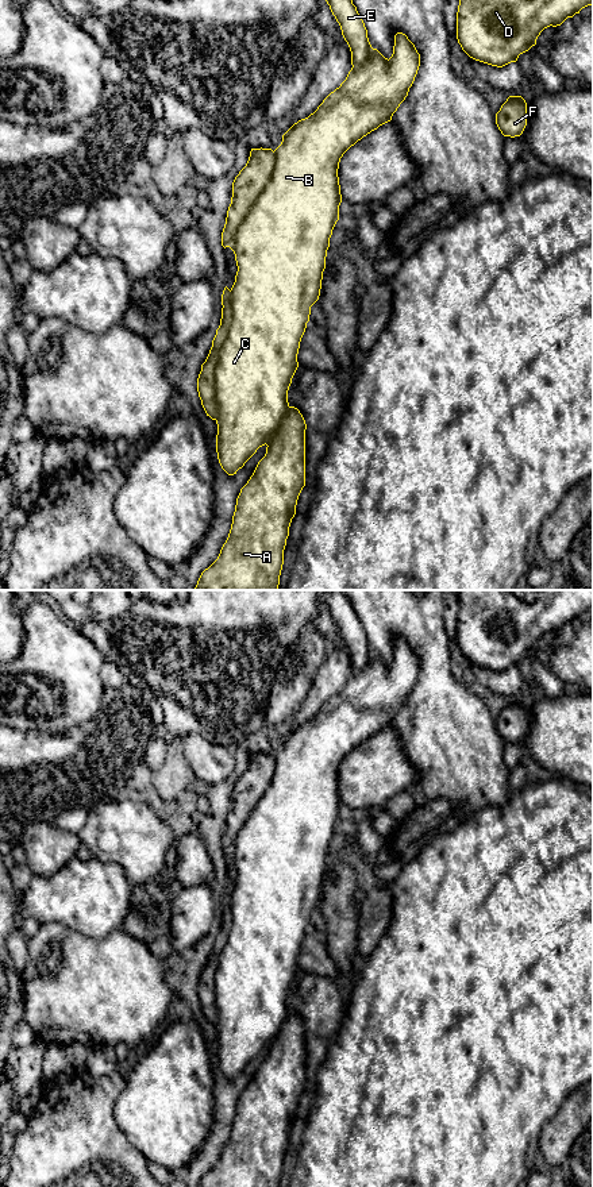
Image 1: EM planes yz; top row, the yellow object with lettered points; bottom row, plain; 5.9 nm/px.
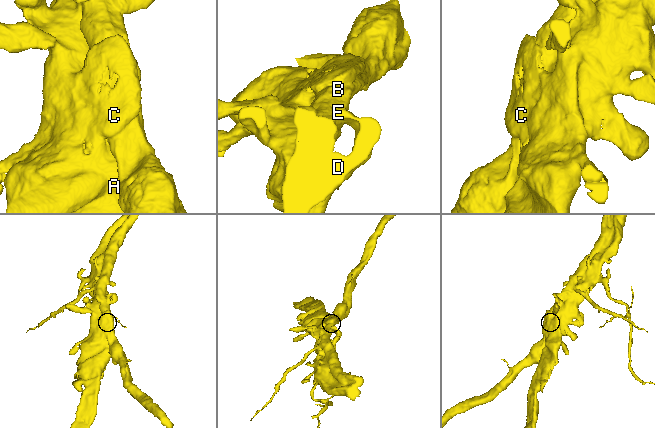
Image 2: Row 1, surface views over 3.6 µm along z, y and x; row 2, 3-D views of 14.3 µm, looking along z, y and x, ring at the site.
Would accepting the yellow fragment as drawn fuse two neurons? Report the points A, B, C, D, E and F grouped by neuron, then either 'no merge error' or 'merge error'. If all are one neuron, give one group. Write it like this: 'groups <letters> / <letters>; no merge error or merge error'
groups A B C D E F; no merge error

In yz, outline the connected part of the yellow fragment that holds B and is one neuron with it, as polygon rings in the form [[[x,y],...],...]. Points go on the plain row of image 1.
[[[327,590],[321,601],[350,652],[353,672],[340,691],[331,697],[313,718],[294,728],[282,740],[282,747],[274,756],[251,754],[246,771],[232,787],[231,809],[222,837],[222,851],[234,856],[238,876],[232,893],[226,891],[223,895],[220,930],[201,970],[197,997],[207,1021],[217,1029],[217,1064],[228,1080],[236,1079],[259,1052],[267,1052],[253,1080],[240,1094],[231,1134],[217,1164],[201,1178],[197,1187],[280,1187],[289,1132],[305,1091],[307,1029],[300,1015],[289,1010],[288,995],[299,972],[297,959],[311,912],[320,901],[330,843],[339,825],[339,767],[358,745],[392,725],[408,701],[420,671],[420,659],[403,637],[394,640],[389,664],[371,652],[365,628],[344,590]]]

